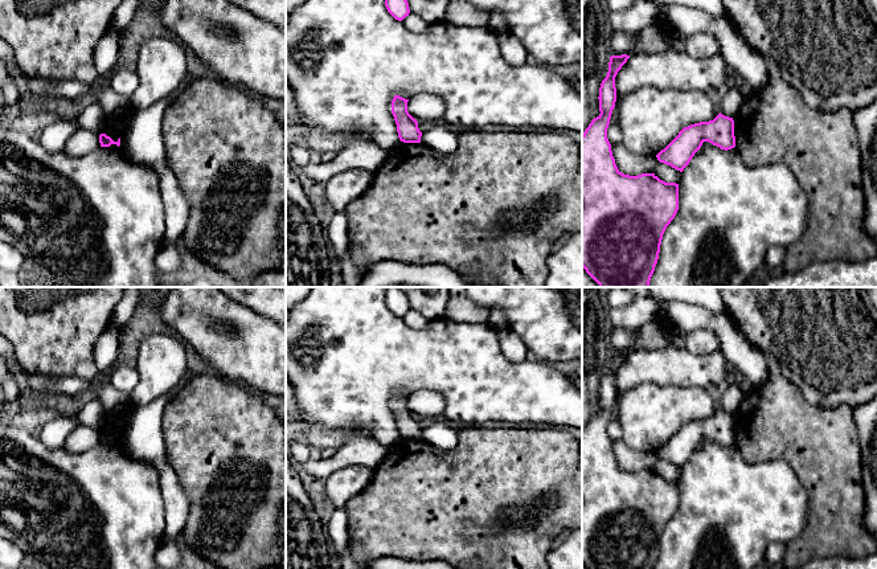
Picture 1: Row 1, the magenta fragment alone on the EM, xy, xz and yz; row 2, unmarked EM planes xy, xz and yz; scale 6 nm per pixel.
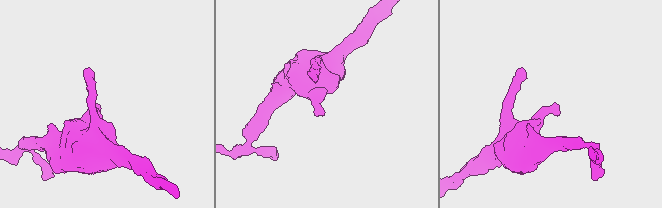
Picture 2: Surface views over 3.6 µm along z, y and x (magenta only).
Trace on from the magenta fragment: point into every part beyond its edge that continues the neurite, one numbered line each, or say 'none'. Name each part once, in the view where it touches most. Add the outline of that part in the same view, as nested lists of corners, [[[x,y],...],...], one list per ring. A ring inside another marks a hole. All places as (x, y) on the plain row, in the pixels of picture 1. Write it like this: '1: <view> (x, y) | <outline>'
none

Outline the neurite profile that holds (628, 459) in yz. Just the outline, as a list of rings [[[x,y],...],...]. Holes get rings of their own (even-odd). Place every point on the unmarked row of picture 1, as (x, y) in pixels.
[[[622,439],[611,442],[612,453],[619,468],[630,472],[653,470],[657,454],[652,451],[639,451],[628,447]]]

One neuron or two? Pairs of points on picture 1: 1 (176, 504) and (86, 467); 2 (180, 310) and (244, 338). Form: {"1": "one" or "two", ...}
{"1": "two", "2": "one"}

